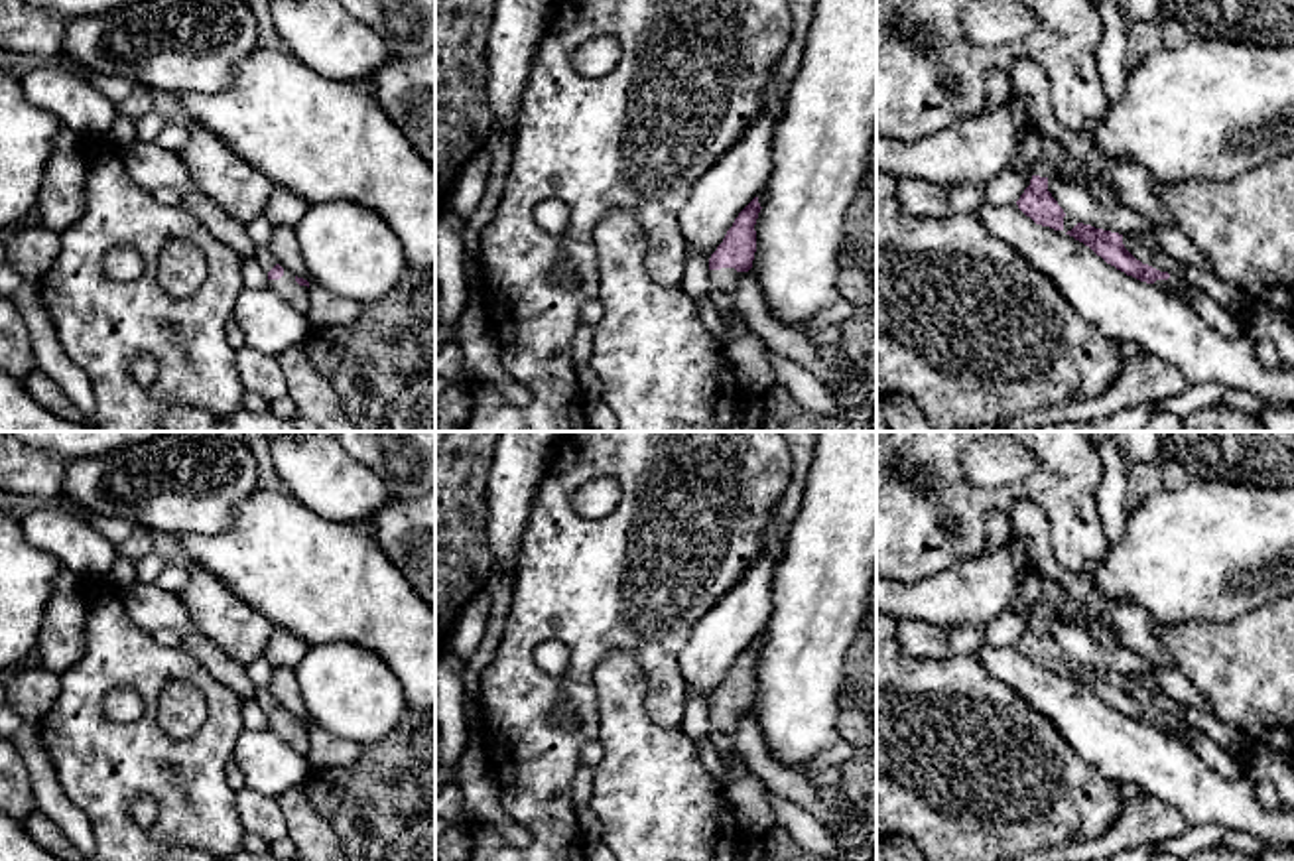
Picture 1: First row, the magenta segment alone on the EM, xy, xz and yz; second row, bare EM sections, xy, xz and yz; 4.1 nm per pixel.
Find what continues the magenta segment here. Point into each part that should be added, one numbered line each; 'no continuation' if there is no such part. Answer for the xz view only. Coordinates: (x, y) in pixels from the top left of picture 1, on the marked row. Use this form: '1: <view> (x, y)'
1: xz (723, 282)

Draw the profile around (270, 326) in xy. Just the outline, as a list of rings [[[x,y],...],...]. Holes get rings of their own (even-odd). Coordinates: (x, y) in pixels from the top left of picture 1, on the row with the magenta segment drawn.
[[[270,286],[244,288],[232,317],[244,331],[248,347],[276,359],[290,347],[303,343],[311,333],[307,315],[295,311]]]

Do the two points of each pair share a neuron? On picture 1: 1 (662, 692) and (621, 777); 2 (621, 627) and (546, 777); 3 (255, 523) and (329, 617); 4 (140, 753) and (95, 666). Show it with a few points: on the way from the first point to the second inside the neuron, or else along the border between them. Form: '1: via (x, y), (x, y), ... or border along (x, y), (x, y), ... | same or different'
1: border along (643, 694), (643, 706), (652, 722), (678, 728) | different
2: via (583, 661), (582, 670), (546, 706), (546, 739) | same
3: via (274, 546), (322, 594) | same
4: via (117, 739), (93, 716), (93, 690) | same

